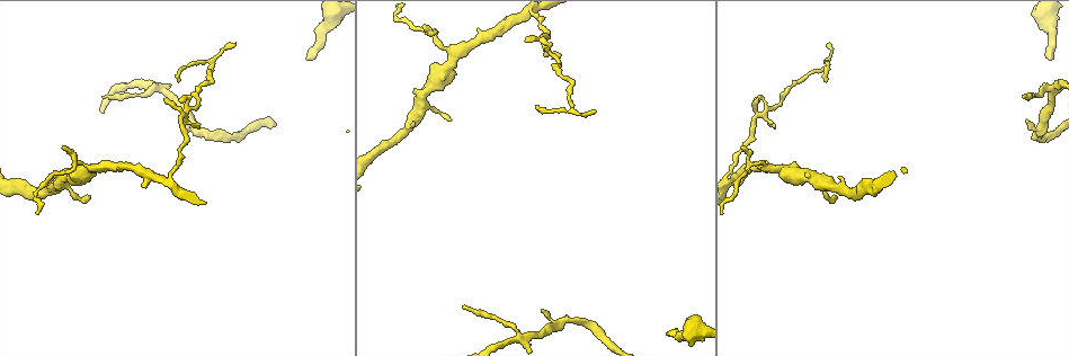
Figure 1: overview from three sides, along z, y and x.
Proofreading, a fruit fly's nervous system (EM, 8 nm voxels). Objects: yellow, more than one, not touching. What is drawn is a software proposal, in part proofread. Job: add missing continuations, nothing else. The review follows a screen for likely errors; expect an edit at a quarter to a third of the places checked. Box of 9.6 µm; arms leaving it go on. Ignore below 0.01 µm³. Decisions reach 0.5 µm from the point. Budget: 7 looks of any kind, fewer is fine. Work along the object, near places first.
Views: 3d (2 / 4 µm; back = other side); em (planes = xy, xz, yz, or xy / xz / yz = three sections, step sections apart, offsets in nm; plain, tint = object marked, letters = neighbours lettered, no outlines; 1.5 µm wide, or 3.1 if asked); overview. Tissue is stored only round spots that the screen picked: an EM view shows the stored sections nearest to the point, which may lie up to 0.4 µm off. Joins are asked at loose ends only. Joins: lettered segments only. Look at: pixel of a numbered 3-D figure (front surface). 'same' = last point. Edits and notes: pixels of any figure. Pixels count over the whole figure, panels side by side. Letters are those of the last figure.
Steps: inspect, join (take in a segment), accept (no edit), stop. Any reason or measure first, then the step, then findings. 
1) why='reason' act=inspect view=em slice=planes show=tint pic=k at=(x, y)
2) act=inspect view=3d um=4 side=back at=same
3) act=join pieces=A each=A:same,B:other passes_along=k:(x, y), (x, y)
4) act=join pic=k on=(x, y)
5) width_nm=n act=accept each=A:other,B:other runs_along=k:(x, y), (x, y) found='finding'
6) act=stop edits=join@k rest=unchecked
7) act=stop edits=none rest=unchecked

why='an open end' act=inspect view=em slice=planes show=letters pic=1 at=(234, 45)

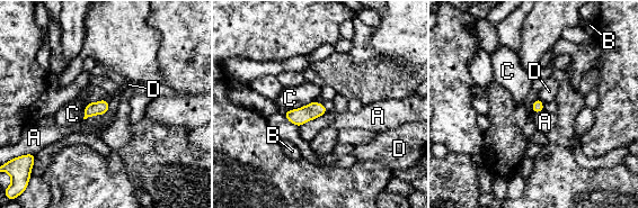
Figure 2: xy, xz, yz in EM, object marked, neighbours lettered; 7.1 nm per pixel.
act=accept each=A:other,B:other,C:other,D:other found='none of them fits'

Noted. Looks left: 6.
act=inspect view=em slice=planes show=tint pic=1 at=(545, 311)

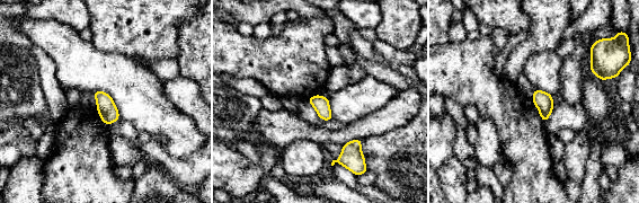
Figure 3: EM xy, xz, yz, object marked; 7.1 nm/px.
act=inspect view=em slice=planes show=letters at=same

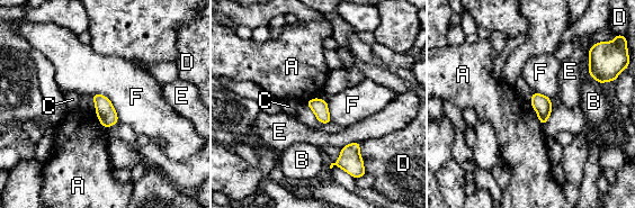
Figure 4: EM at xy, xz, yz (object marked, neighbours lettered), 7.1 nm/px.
act=accept each=A:other,B:other,C:other,D:other,E:other,F:other border=4:(529, 102), (543, 126) found='none of them fits'

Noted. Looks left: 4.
why='thin end' act=inspect view=em slice=xy step=4 show=letters pic=1 at=(103, 97)

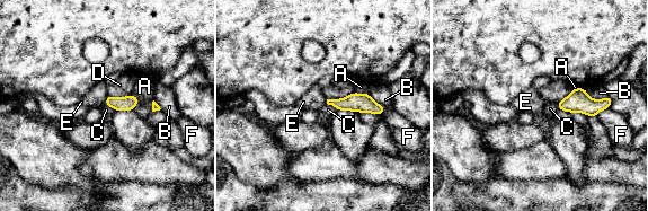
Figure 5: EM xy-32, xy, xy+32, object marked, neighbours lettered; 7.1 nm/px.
act=accept each=A:other,B:other,C:other,D:other,E:other,F:other border=5:(108, 96), (104, 104) found='no lettered segment goes on from it'

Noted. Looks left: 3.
act=stop edits=none rest=unchecked

